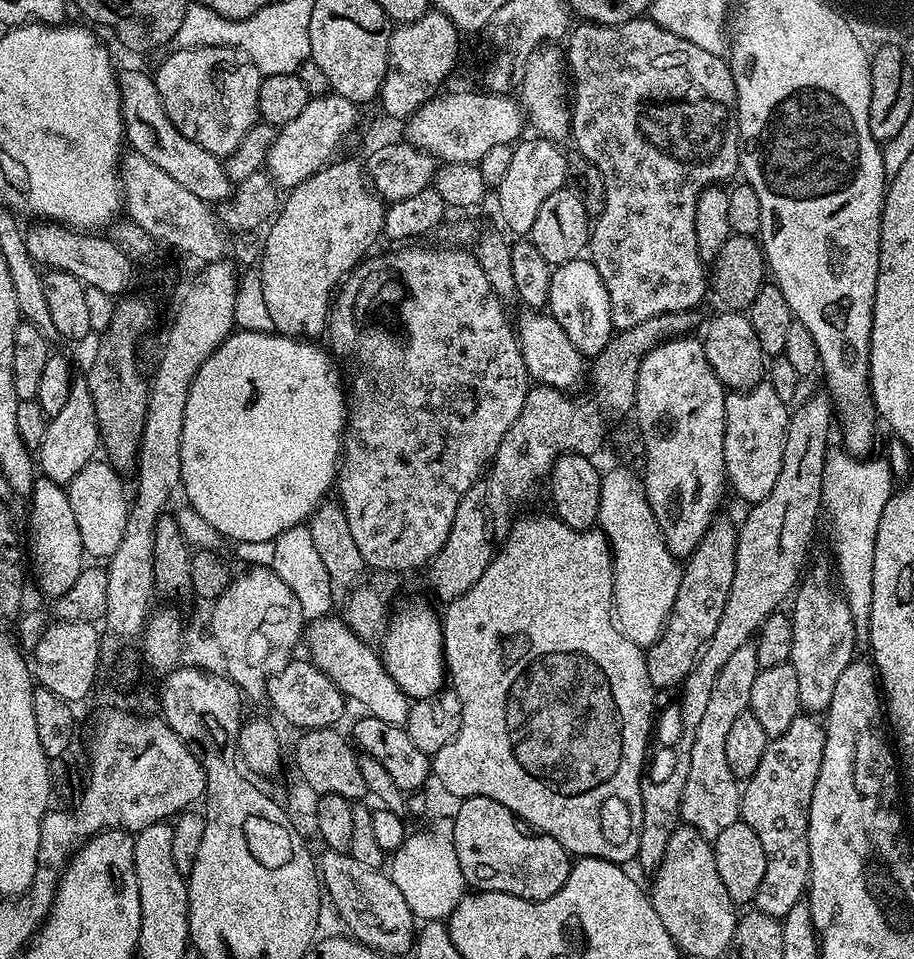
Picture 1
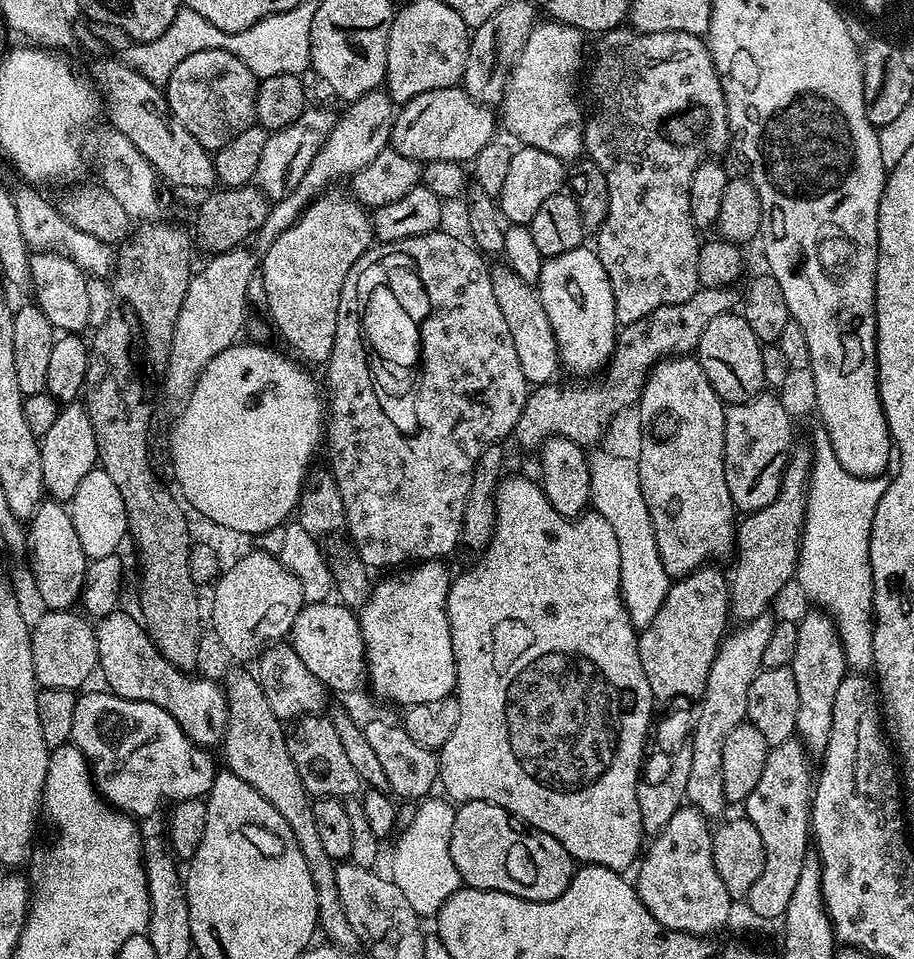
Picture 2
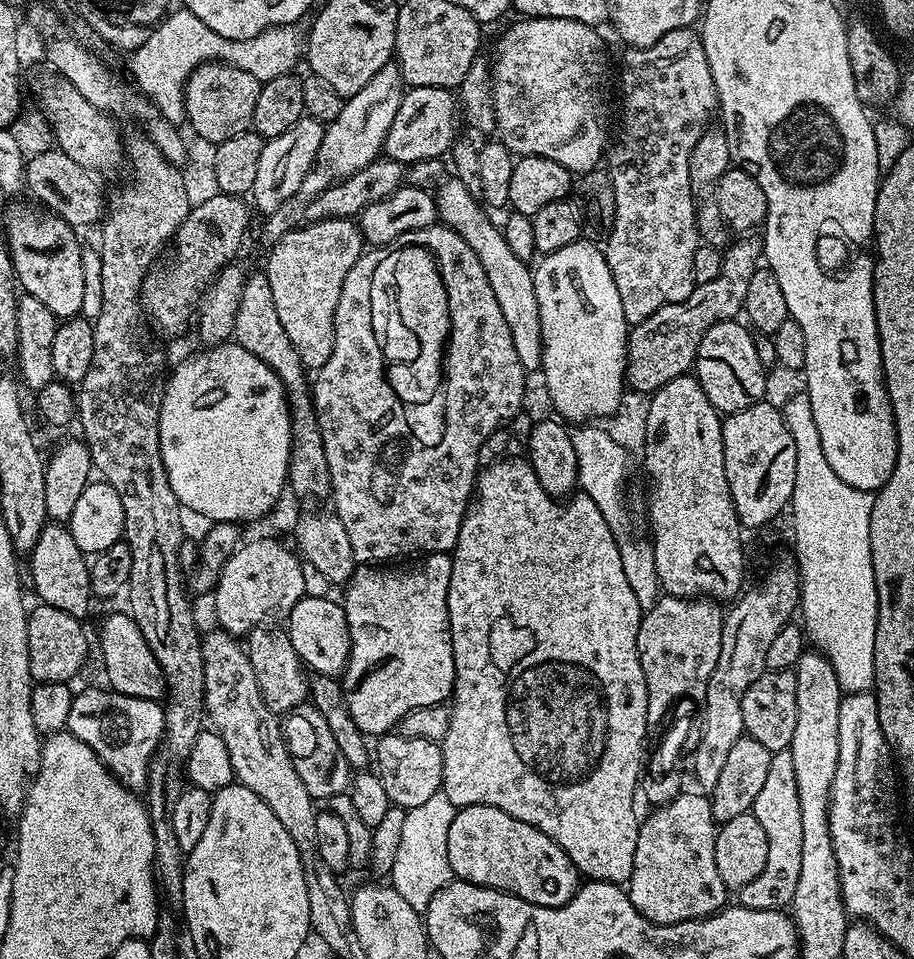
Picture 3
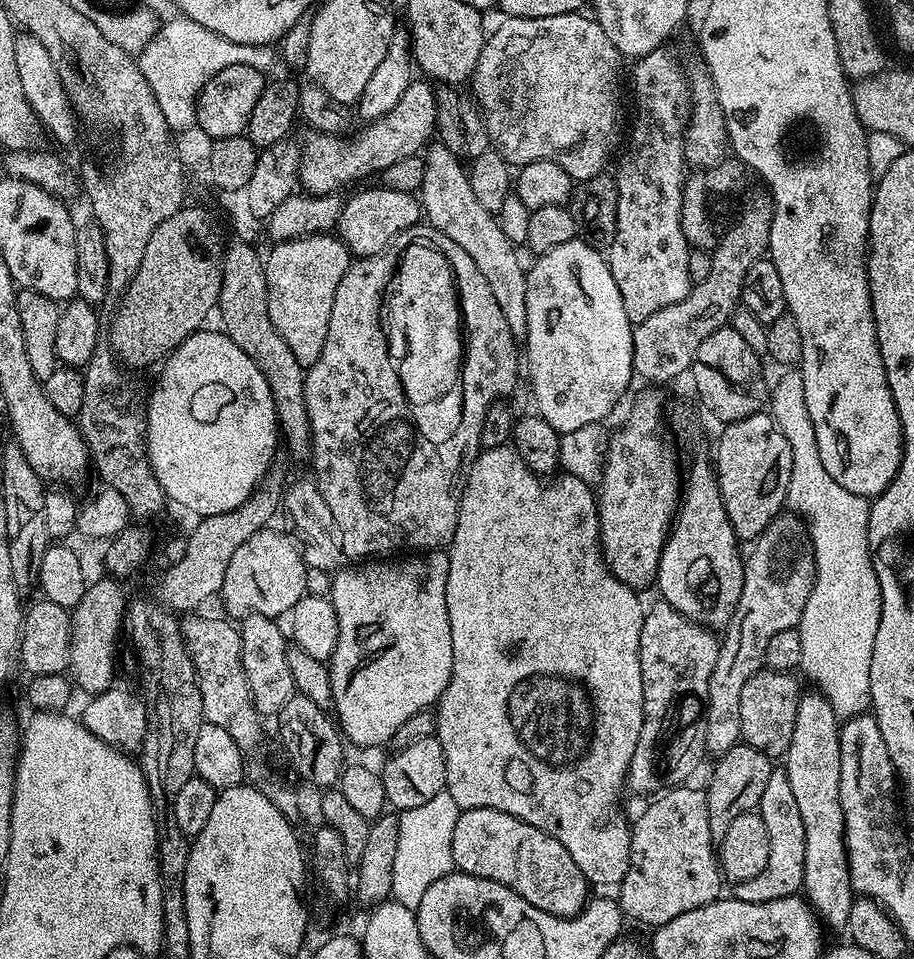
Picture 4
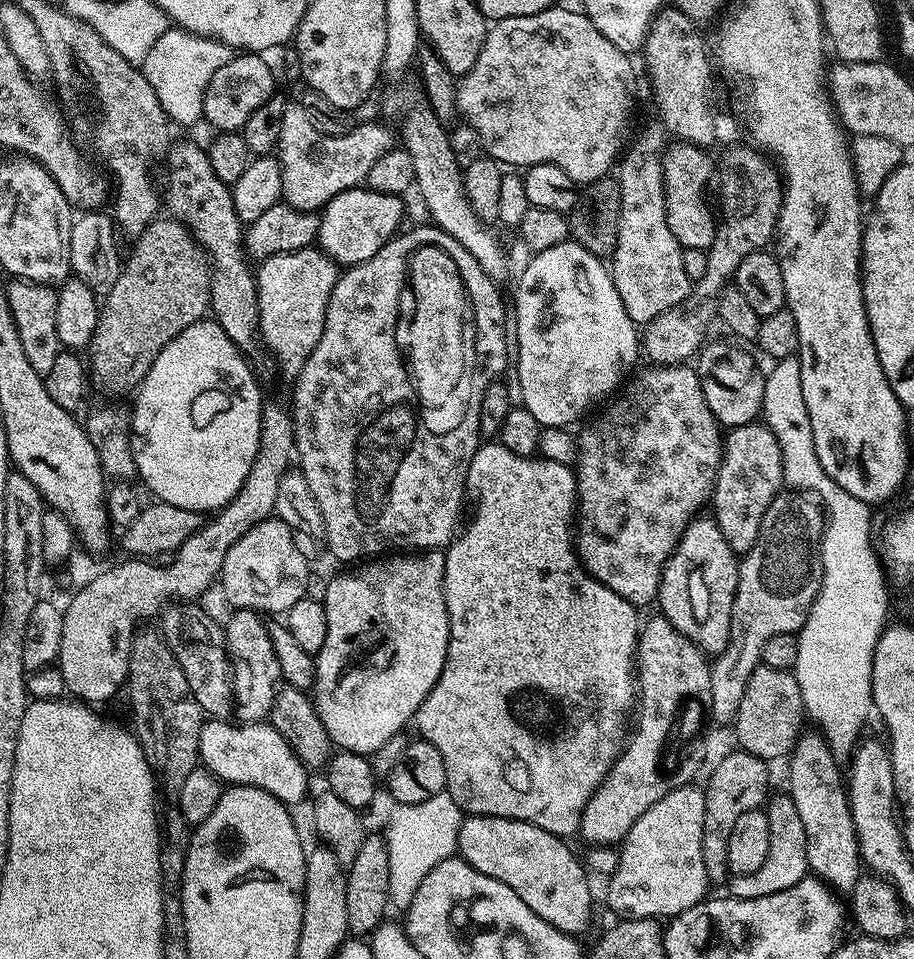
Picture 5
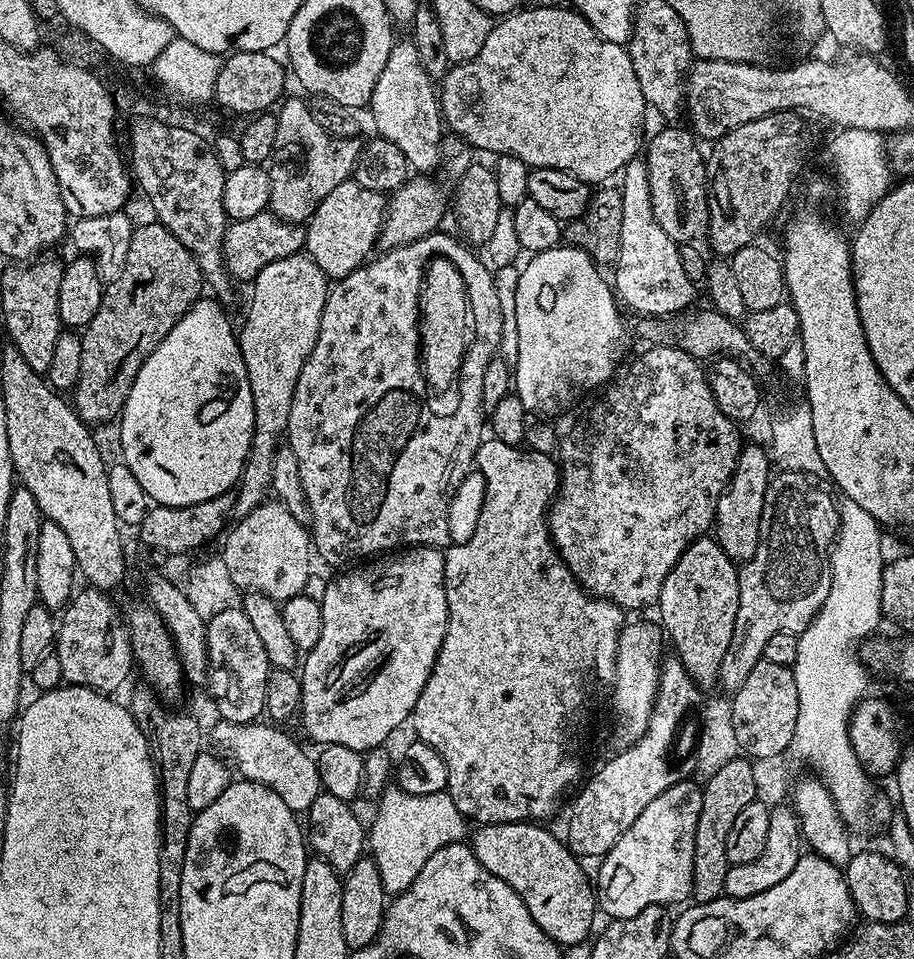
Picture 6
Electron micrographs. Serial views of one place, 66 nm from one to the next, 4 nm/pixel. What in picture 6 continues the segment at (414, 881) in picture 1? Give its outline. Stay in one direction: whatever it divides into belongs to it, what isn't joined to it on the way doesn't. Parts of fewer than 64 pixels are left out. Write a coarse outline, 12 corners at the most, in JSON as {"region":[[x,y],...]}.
{"region":[[384,789],[366,832],[389,897],[465,839],[447,791]]}

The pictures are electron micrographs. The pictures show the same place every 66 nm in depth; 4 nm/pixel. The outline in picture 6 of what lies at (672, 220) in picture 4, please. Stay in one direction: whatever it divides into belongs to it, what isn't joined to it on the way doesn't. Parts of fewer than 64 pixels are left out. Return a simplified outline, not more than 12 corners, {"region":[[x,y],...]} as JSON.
{"region":[[648,166],[622,170],[614,292],[644,318],[693,307],[697,285],[658,226]]}

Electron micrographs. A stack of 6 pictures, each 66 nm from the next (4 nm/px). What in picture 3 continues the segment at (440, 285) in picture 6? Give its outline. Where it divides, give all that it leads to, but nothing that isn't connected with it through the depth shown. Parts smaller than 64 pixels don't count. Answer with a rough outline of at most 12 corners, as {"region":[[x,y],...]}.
{"region":[[401,252],[400,312],[418,360],[386,370],[403,403],[435,391],[445,296],[427,253]]}

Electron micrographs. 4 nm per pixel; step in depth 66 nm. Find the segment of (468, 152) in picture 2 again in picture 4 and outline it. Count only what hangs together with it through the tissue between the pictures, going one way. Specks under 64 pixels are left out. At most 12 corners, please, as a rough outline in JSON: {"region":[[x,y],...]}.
{"region":[[424,78],[353,140],[309,131],[299,187],[313,196],[423,153],[438,132]]}

